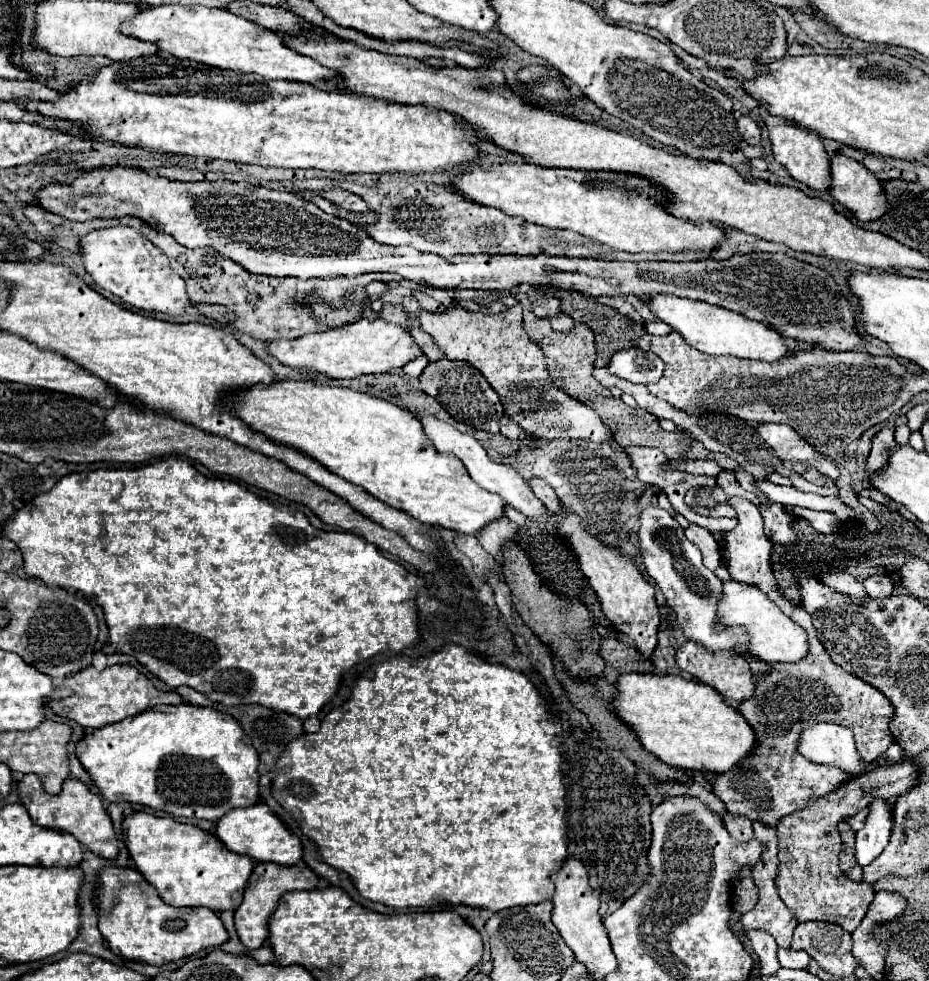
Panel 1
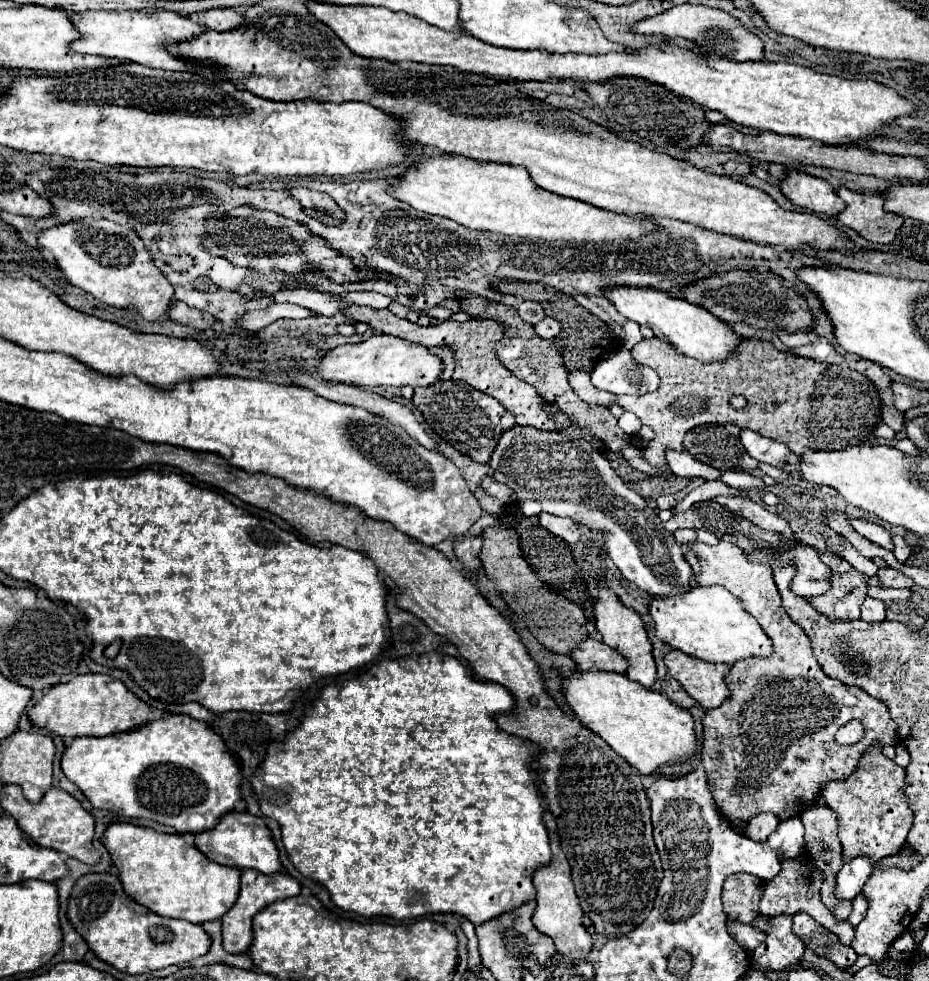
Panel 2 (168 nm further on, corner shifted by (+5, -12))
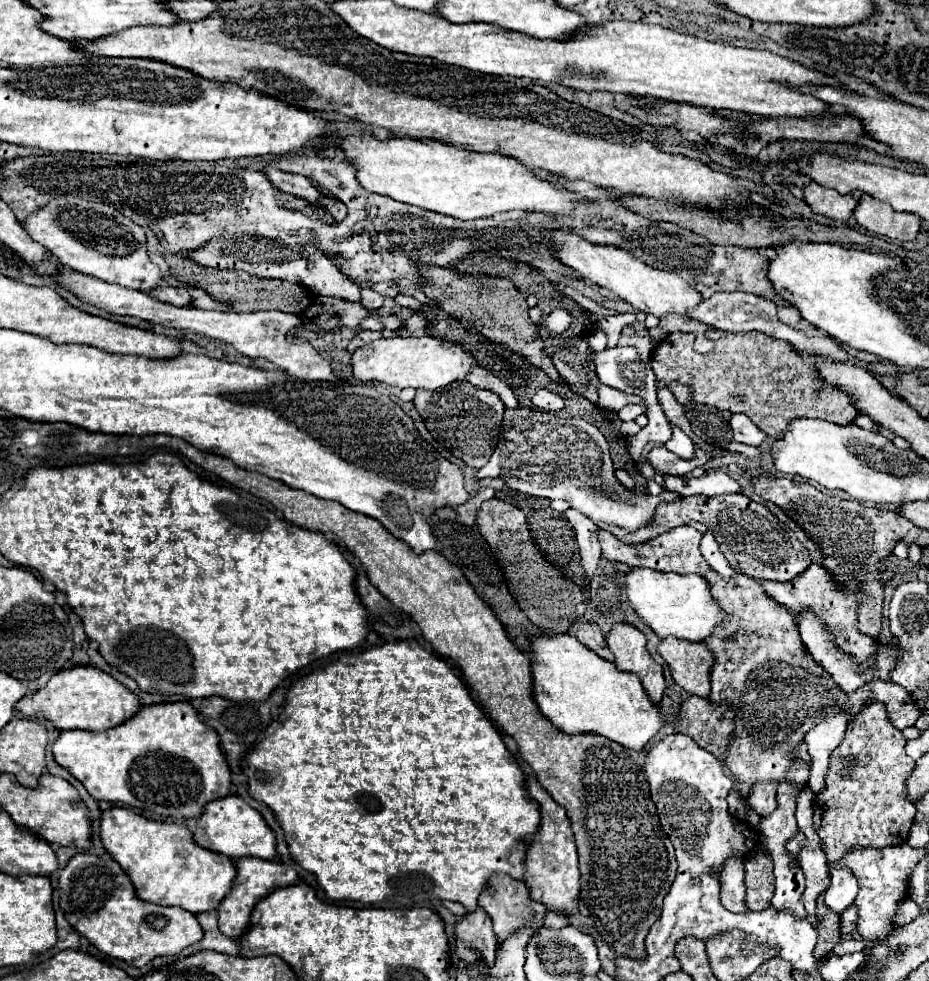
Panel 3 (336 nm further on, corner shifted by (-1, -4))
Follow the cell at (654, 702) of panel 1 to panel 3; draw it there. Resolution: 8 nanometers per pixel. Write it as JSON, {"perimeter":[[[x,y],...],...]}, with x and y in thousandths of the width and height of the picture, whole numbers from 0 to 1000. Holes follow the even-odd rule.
{"perimeter":[[[612,646],[576,648],[572,652],[572,677],[576,716],[580,724],[606,746],[643,746],[677,765],[692,765],[694,758],[720,738],[712,718],[701,716],[690,693],[681,685],[668,685],[660,675],[645,671]]]}

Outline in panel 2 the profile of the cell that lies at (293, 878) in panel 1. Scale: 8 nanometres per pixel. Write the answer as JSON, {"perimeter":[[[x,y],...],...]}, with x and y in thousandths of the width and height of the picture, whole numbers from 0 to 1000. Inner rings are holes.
{"perimeter":[[[262,887],[259,889],[259,907],[257,907],[257,915],[255,919],[251,922],[251,926],[238,936],[238,944],[240,944],[240,966],[244,970],[251,970],[251,972],[262,972],[268,968],[268,962],[272,960],[272,948],[270,948],[270,938],[272,934],[283,928],[287,922],[292,919],[298,919],[298,917],[305,917],[305,915],[313,915],[313,913],[320,913],[324,907],[322,899],[315,897],[313,893],[309,891],[302,891],[302,889],[296,889],[294,893],[285,893],[277,887]]]}

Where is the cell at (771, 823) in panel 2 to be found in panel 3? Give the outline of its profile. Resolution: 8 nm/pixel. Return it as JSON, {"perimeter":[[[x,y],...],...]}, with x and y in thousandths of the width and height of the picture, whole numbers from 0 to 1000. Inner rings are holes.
{"perimeter":[[[817,799],[813,807],[808,807],[808,822],[817,832],[828,832],[836,824],[836,813],[834,813],[834,803],[826,803],[826,799]]]}

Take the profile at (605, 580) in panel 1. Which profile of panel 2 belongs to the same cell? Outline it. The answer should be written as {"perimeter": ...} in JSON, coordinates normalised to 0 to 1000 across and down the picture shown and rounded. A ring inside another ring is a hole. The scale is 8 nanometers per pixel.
{"perimeter":[[[647,599],[645,601],[645,612],[640,616],[640,636],[643,636],[645,646],[649,648],[649,654],[656,661],[664,663],[677,675],[677,681],[675,681],[673,689],[677,693],[684,693],[684,695],[692,697],[694,701],[701,701],[707,693],[707,683],[705,683],[705,673],[703,673],[703,667],[701,667],[701,654],[696,650],[692,632],[681,622],[673,620],[668,616],[668,612],[656,599]]]}

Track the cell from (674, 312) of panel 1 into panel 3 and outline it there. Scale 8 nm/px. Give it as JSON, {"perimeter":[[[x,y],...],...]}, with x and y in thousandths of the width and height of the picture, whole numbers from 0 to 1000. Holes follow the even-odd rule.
{"perimeter":[[[584,234],[584,236],[595,243],[595,257],[606,269],[623,275],[630,285],[658,296],[662,302],[671,304],[681,314],[694,320],[703,320],[707,324],[714,324],[718,320],[731,320],[735,324],[742,324],[740,316],[750,314],[750,310],[757,306],[752,298],[748,298],[748,294],[744,294],[729,279],[699,273],[696,269],[692,269],[690,265],[686,265],[684,261],[679,261],[668,253],[634,249],[632,245],[612,234]]]}

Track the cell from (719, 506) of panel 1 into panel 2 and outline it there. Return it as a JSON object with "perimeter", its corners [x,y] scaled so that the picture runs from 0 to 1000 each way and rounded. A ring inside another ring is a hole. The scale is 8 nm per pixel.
{"perimeter":[[[772,512],[748,514],[740,522],[729,524],[729,530],[720,530],[720,534],[714,534],[714,536],[720,542],[727,542],[729,538],[757,538],[757,540],[763,540],[774,550],[789,552],[795,559],[800,559],[802,567],[808,567],[806,571],[823,575],[828,579],[836,579],[841,575],[854,575],[854,579],[858,579],[858,583],[854,587],[851,599],[854,599],[854,603],[858,603],[858,608],[882,608],[882,606],[890,603],[890,599],[892,599],[892,593],[890,593],[892,577],[888,577],[884,573],[882,563],[875,557],[871,557],[862,550],[858,550],[858,555],[845,555],[845,550],[841,550],[841,546],[836,548],[830,542],[823,542],[821,538],[815,538],[811,532],[802,530],[800,526],[793,526],[791,522],[783,520],[780,516],[776,516]]]}

